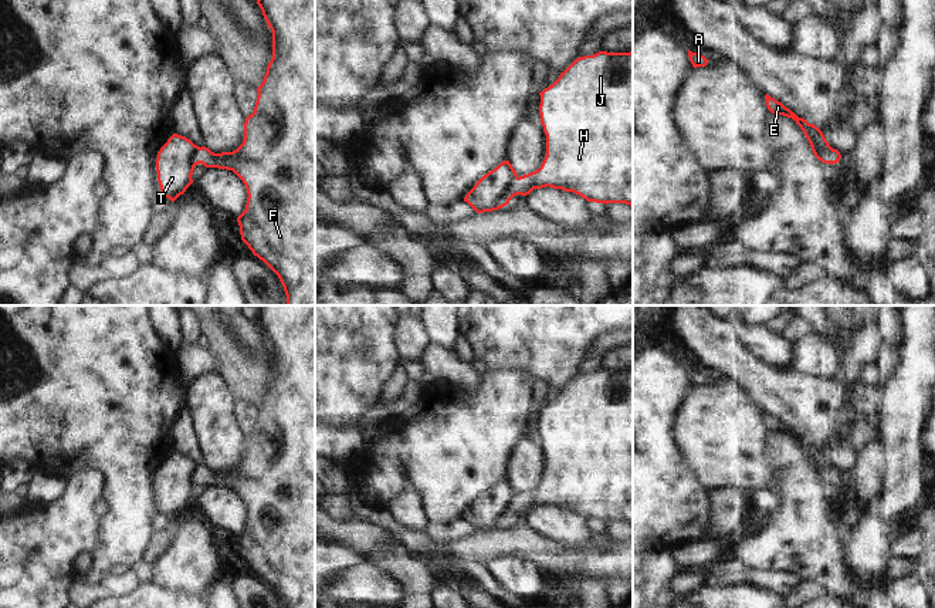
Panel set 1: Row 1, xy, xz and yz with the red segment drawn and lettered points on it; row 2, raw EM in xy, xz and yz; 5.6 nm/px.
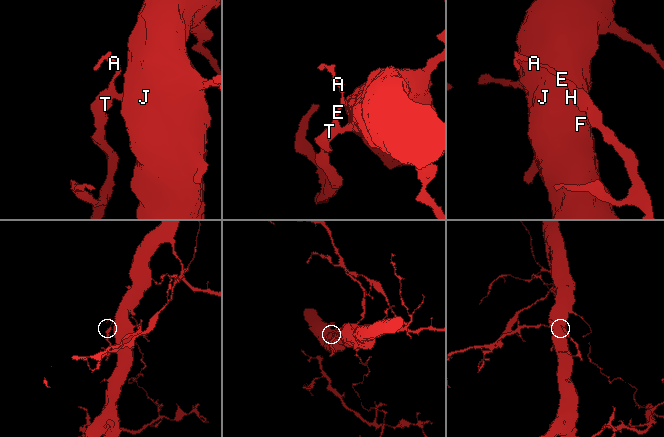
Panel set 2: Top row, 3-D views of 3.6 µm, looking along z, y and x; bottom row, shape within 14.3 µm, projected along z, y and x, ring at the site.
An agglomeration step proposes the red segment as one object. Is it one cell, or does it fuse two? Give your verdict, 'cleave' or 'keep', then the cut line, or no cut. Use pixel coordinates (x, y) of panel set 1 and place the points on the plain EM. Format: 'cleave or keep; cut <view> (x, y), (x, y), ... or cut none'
cleave; cut yz (832, 466), (826, 476), (827, 480)

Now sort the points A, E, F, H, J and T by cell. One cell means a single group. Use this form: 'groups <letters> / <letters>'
groups A E T / F H J

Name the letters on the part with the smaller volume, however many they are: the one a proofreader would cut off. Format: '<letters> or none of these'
A, E, T.

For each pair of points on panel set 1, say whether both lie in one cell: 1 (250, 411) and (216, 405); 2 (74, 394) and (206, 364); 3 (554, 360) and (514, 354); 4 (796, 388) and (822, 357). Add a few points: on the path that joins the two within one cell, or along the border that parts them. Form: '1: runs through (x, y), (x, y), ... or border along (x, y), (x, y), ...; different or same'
1: border along (233, 395), (236, 421), (246, 435); different
2: border along (175, 350), (179, 370), (185, 378); different
3: runs through (544, 354), (524, 354); same
4: border along (790, 368), (823, 378), (833, 378), (839, 372); different

